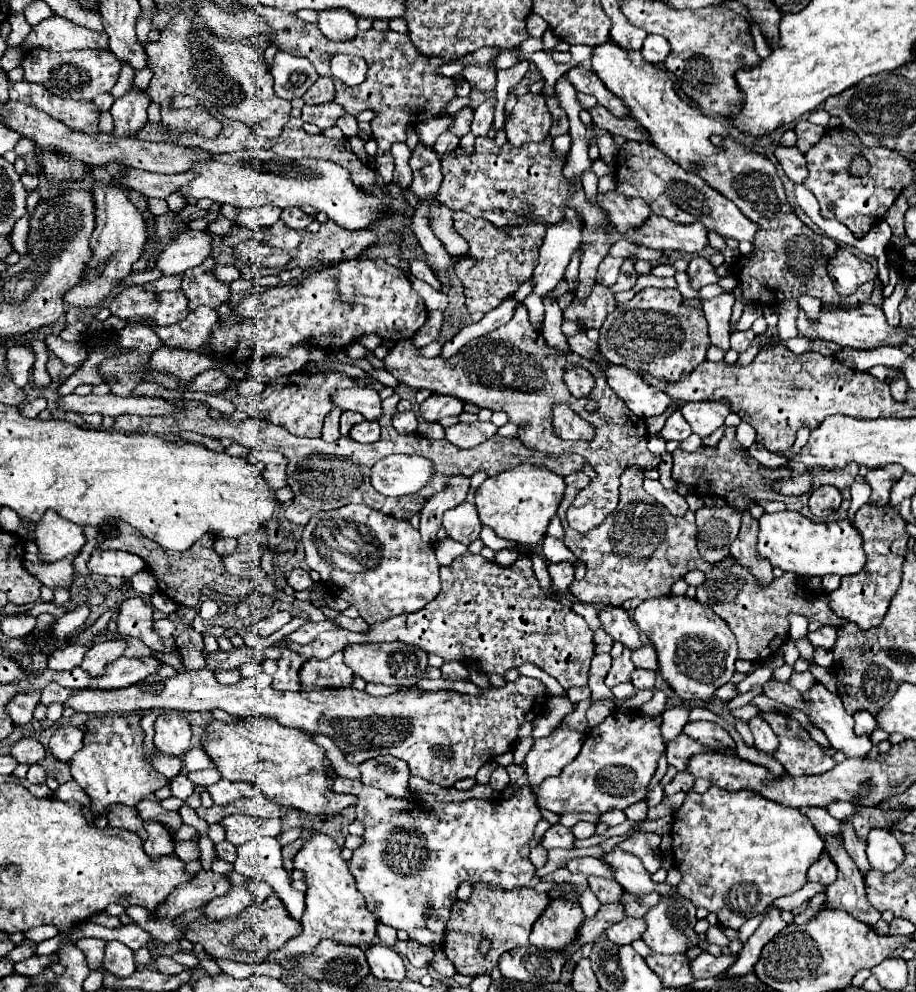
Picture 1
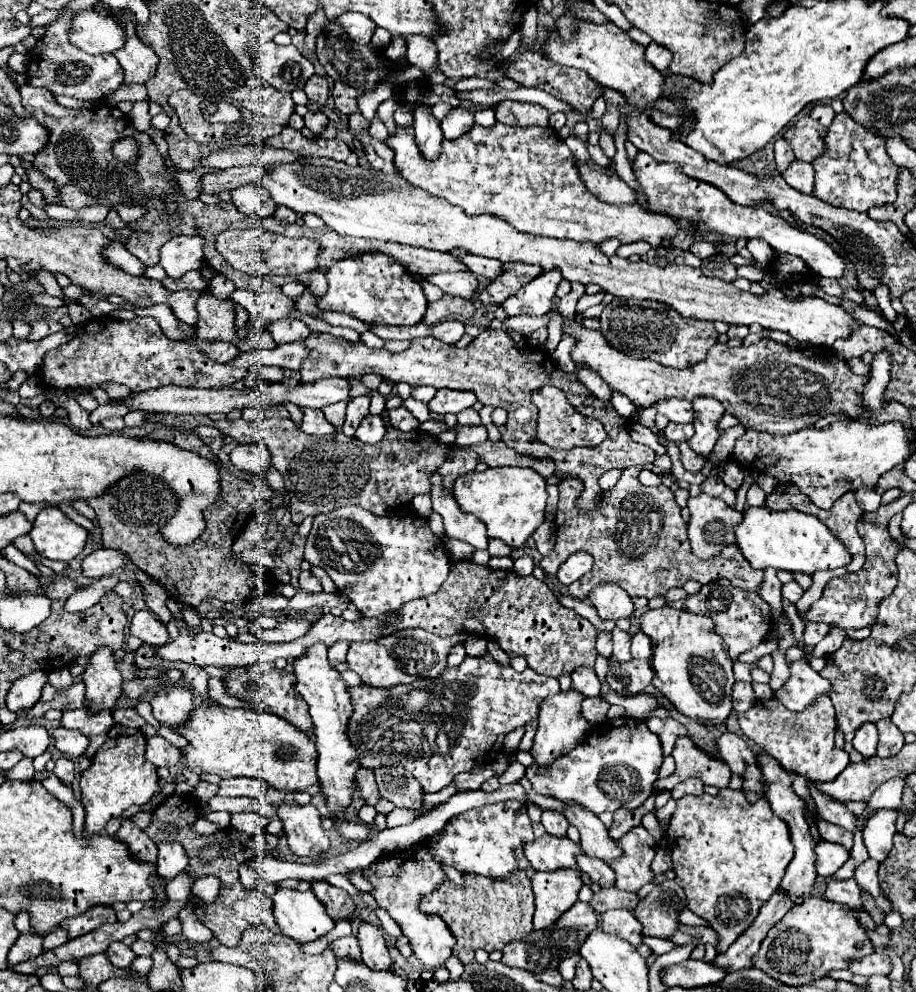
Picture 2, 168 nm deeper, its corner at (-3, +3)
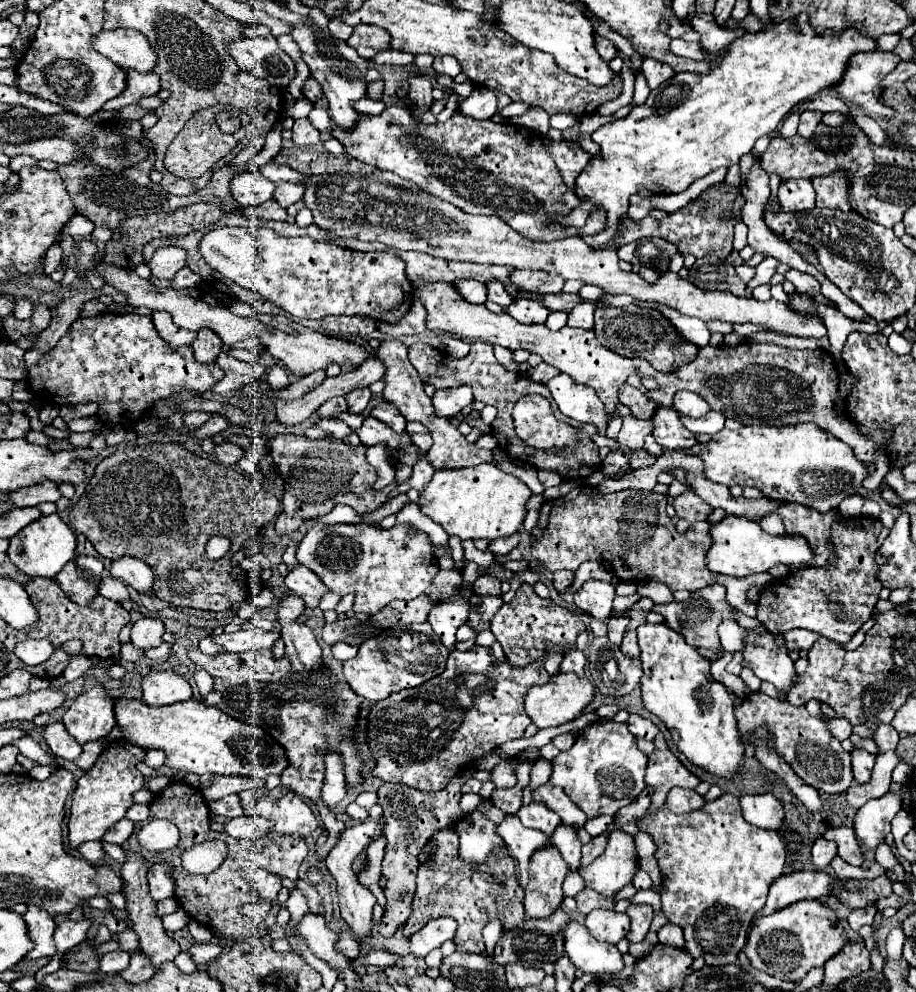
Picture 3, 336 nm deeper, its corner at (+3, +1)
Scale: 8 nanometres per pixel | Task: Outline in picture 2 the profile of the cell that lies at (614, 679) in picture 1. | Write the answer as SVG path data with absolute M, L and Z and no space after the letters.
M615 628L615 630L613 630L613 656L615 656L619 662L631 660L629 646L631 646L631 634Z

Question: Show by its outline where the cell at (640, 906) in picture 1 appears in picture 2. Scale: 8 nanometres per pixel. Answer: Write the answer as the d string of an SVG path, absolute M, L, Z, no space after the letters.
M601 888L597 894L591 896L589 904L597 914L603 914L605 910L613 910L613 908L625 908L625 910L633 910L639 902L637 894L627 894L621 890L613 890L613 888Z

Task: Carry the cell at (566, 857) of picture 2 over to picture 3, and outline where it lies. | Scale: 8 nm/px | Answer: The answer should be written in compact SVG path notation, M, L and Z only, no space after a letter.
M507 816L499 826L497 826L497 834L505 840L509 852L513 854L513 858L519 864L520 886L525 889L529 880L528 867L529 860L533 858L533 852L539 852L541 848L549 846L549 838L543 832L525 828L517 816Z

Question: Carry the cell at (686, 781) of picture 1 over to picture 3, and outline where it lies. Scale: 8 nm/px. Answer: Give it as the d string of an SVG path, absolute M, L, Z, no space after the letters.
M671 788L667 794L667 808L675 814L697 810L701 804L705 804L705 798L689 788Z

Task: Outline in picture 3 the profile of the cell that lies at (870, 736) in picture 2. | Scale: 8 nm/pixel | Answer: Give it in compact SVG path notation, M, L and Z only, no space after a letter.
M855 748L851 752L851 758L853 758L853 776L857 782L867 782L869 776L871 776L871 770L873 770L873 764L875 764L875 756L869 754L867 750L861 750L861 748Z

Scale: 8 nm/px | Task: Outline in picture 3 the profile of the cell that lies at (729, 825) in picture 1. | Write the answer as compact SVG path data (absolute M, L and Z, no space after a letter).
M723 794L723 796L715 798L715 800L707 800L697 812L689 812L689 814L673 814L671 810L661 808L655 816L643 816L637 824L639 824L641 830L647 830L647 832L653 836L655 844L657 844L657 854L655 854L655 856L657 856L657 860L659 860L662 885L663 888L665 888L665 892L661 894L663 912L665 912L665 916L669 918L669 922L673 922L673 924L677 924L677 926L683 928L683 932L685 932L685 942L687 942L687 944L685 944L685 950L687 950L693 958L703 956L705 962L707 962L709 966L725 966L725 964L733 964L733 962L737 960L739 950L745 946L745 940L747 940L747 932L749 932L749 924L751 924L753 914L755 914L759 908L763 908L771 882L777 880L777 878L783 874L787 850L785 850L785 842L781 840L781 836L779 836L775 830L763 830L763 828L757 828L757 826L745 822L737 798L735 798L735 796L731 798L731 796L727 796L727 794Z

